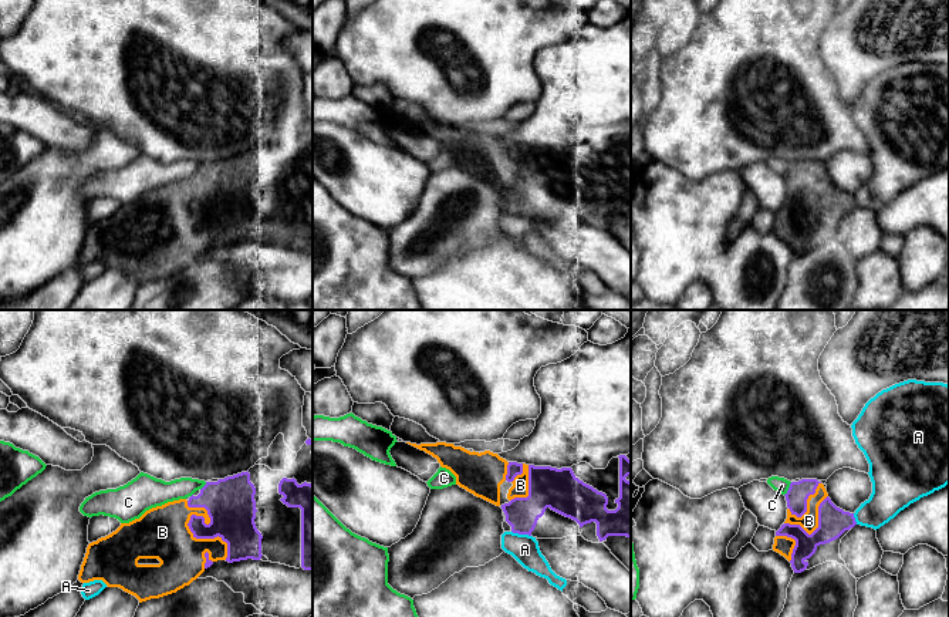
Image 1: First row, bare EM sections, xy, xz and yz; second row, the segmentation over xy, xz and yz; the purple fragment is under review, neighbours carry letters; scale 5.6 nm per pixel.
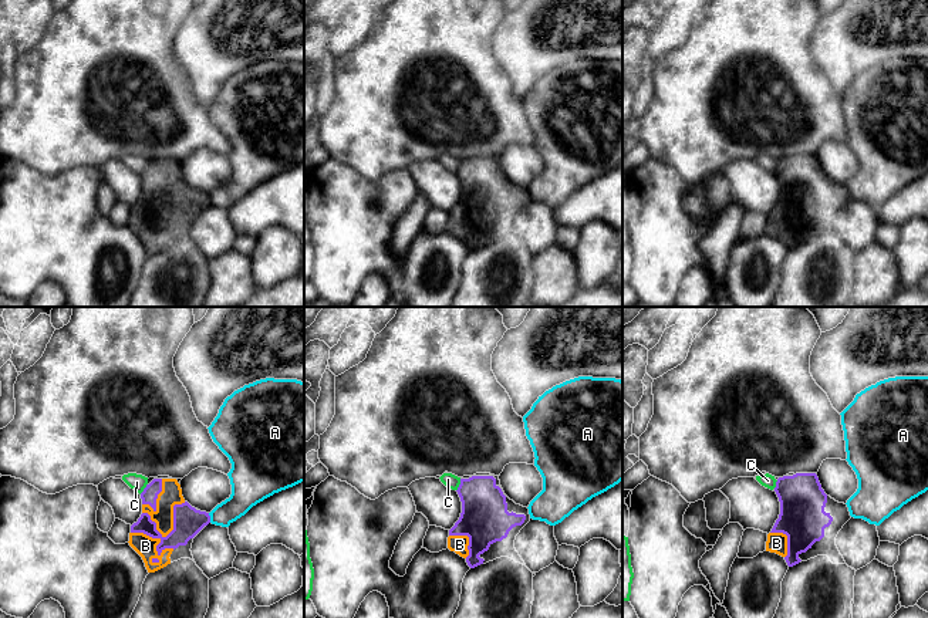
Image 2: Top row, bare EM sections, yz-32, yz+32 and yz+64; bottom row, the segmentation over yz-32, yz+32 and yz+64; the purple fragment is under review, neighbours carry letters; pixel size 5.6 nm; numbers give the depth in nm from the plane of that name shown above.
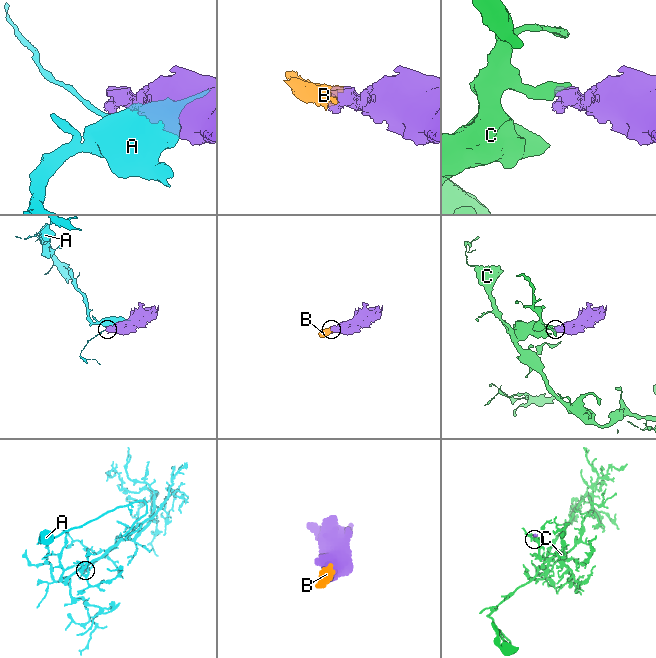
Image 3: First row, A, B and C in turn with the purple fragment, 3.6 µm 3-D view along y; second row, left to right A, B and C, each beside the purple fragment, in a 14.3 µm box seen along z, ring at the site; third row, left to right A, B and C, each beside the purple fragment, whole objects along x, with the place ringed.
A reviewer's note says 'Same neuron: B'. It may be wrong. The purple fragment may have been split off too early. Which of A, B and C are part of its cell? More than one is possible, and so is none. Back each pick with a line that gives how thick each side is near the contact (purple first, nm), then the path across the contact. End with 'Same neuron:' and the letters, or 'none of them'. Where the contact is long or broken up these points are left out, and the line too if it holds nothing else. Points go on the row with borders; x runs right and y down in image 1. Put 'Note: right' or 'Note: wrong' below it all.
B: 280/300 nm
Same neuron: B
Note: right

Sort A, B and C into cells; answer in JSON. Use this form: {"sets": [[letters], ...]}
{"sets": [["A"], ["B"], ["C"]]}

